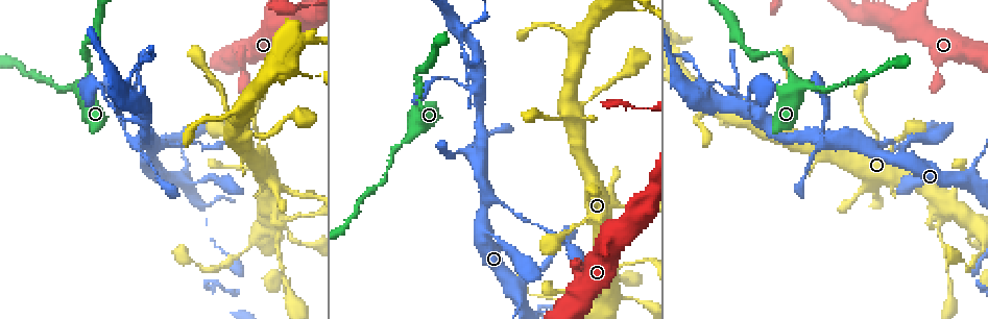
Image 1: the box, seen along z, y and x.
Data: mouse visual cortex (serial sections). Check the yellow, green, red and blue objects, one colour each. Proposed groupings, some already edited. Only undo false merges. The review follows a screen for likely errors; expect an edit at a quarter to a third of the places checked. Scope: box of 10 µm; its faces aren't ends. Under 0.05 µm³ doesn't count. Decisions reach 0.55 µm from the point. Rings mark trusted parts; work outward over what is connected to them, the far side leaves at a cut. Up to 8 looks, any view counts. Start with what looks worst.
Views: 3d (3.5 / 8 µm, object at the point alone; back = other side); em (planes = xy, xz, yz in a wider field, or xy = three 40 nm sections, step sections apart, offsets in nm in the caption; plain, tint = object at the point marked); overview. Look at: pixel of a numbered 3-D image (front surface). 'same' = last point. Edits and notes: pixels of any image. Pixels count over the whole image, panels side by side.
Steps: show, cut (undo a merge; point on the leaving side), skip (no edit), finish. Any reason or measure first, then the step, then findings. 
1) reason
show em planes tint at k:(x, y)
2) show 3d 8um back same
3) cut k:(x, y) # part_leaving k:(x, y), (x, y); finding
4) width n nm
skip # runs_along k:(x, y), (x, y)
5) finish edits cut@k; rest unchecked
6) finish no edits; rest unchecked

sharp bend
show 3d 3.5um at 1:(778, 52)

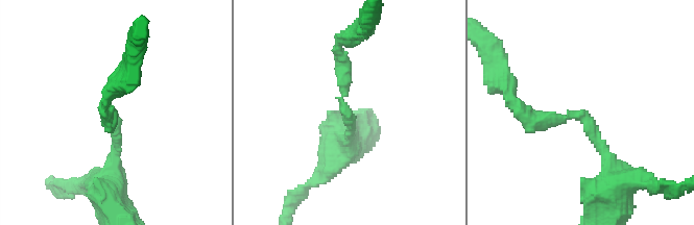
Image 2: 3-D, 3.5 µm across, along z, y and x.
arm_widths 200, 250 nm; need the tissue
show em xy step 5 tint at 2:(582, 116)

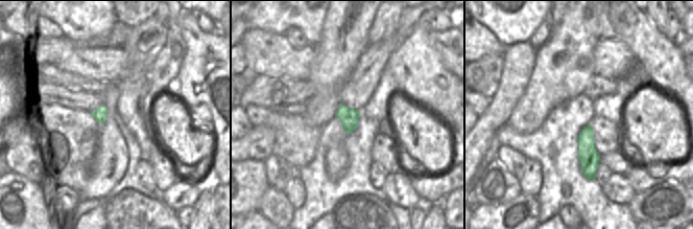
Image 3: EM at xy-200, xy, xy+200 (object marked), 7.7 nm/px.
cut it another way
show em planes tint same

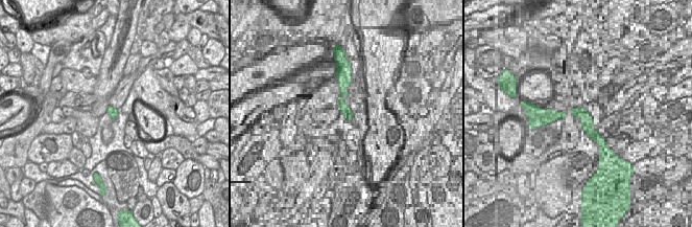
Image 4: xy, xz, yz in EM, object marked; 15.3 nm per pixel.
skip # runs_along 2:(611, 175), (581, 115), (523, 108); all the same cell

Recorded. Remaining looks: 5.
thin neck
show 3d 3.5um at 1:(242, 74)

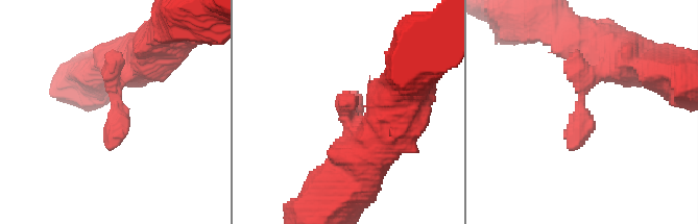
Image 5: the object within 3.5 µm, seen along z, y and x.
show em planes tint at 5:(579, 105)

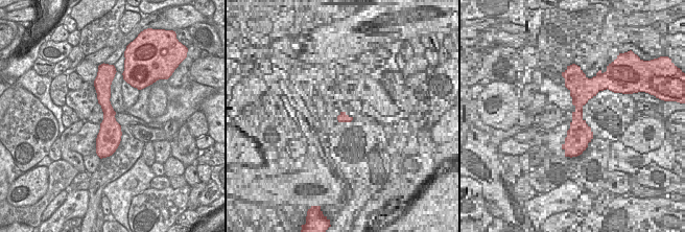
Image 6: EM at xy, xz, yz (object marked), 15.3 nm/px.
width 340 nm
skip # runs_along 6:(105, 83), (112, 149); one cell here

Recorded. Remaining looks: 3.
branch point
show 3d 8um at 1:(485, 201)

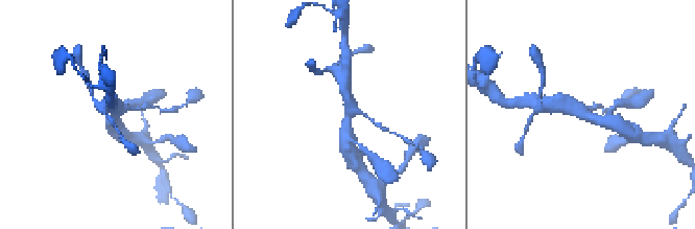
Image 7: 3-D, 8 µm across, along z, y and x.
show 3d 3.5um back same

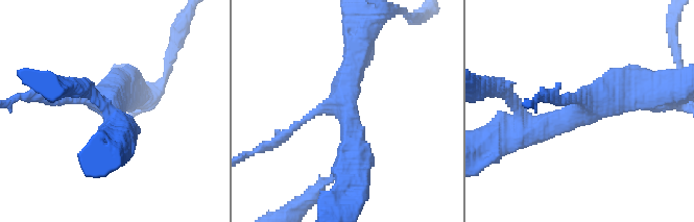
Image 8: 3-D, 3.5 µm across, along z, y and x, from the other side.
shape alone is not enough
show em xy step 1 tint at 8:(343, 103)

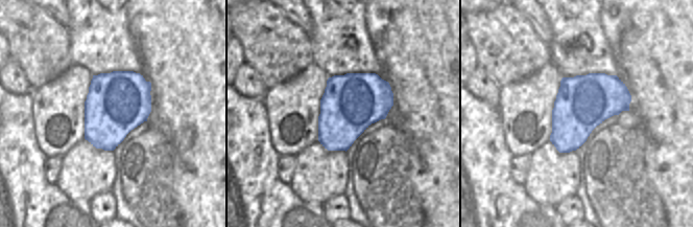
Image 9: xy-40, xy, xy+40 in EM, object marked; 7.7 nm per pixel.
skip # one cell here

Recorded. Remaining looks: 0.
finish no edits; rest unchecked

